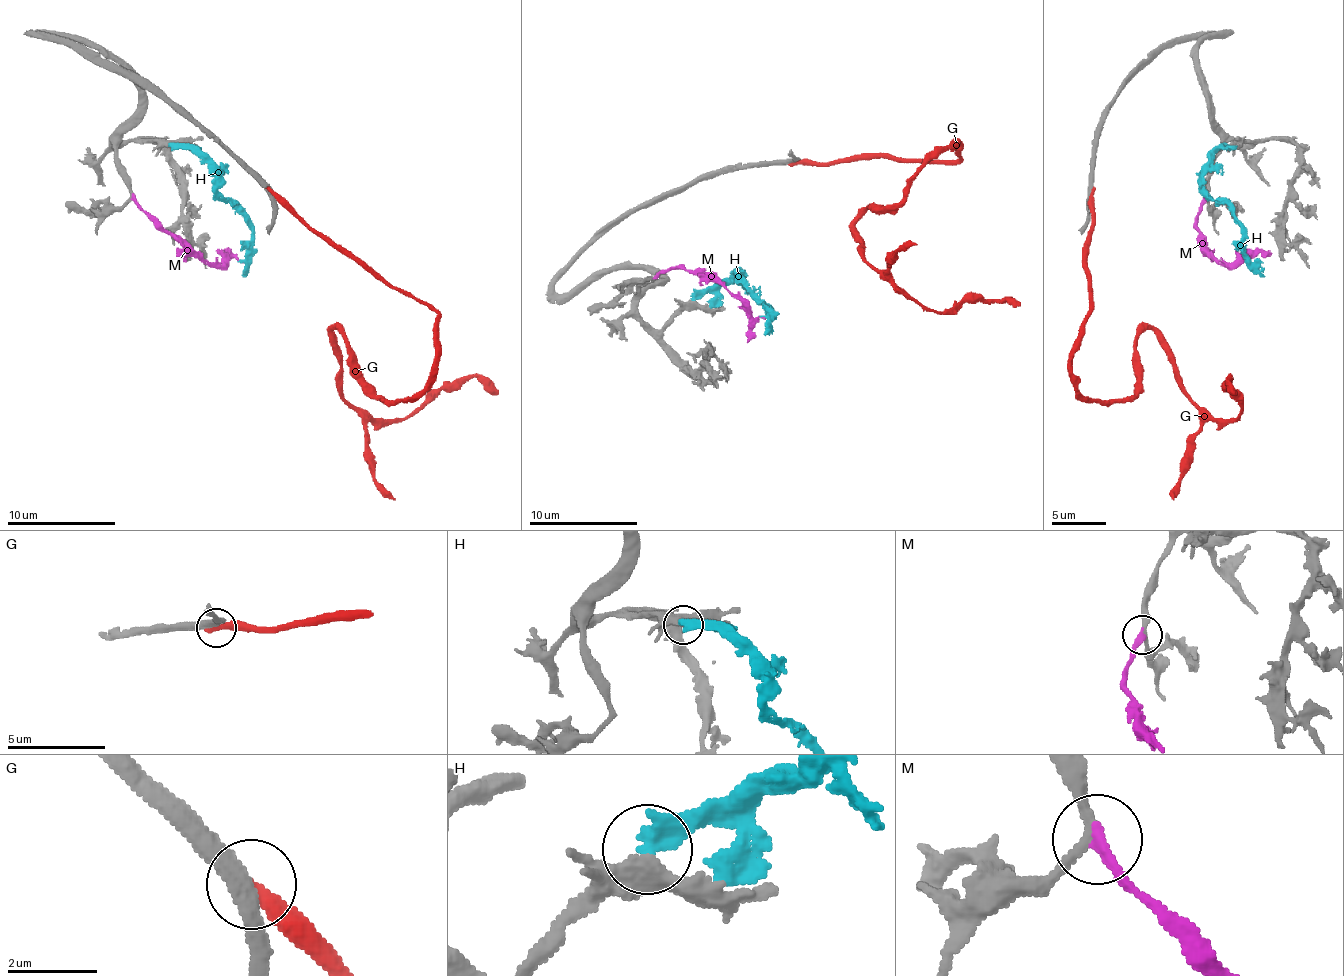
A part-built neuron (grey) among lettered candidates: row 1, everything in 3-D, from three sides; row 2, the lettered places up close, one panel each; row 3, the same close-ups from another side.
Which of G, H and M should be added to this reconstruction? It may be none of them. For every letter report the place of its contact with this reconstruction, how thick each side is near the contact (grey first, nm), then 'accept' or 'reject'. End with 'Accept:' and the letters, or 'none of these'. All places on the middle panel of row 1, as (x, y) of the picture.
G: meets grey at (795, 163); 360 nm thick on the grey side, 360 nm on the other; reject
H: meets grey at (693, 298); 400 nm thick on the grey side, 440 nm on the other; reject
M: meets grey at (655, 277); 200 nm thick on the grey side, 280 nm on the other; accept
Accept: M

